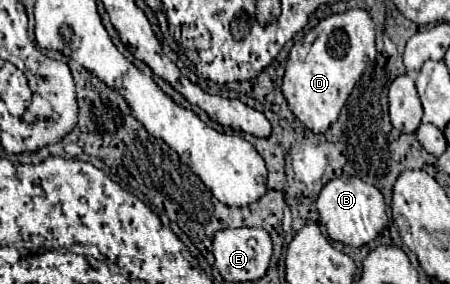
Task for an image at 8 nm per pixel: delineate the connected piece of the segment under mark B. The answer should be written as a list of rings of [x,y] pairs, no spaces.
[[[333,178],[327,182],[317,198],[317,210],[323,224],[327,226],[329,238],[355,248],[361,248],[375,240],[389,222],[383,194],[359,178]]]

